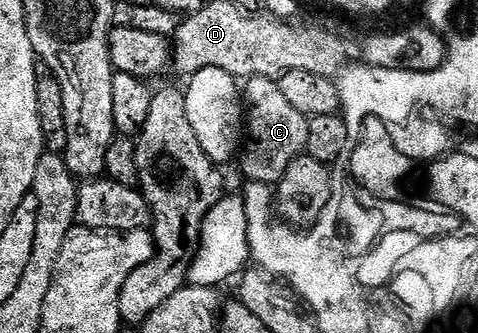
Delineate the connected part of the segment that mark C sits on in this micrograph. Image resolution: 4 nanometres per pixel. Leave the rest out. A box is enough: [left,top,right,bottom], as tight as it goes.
[239,77,310,185]

